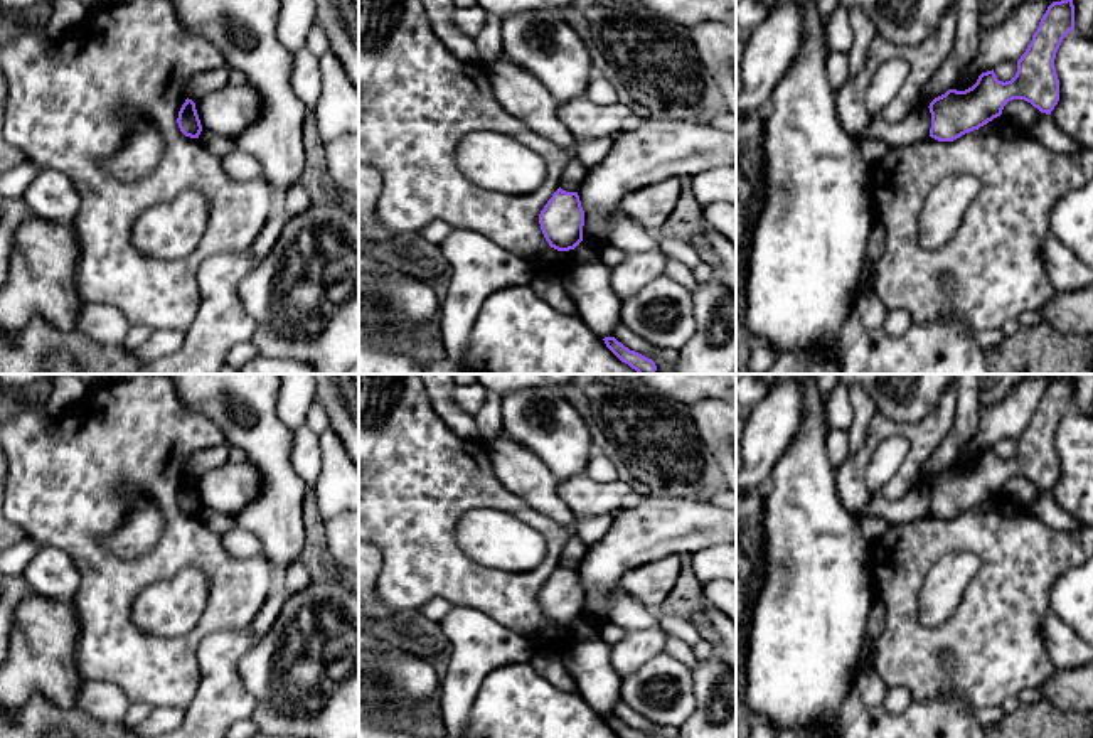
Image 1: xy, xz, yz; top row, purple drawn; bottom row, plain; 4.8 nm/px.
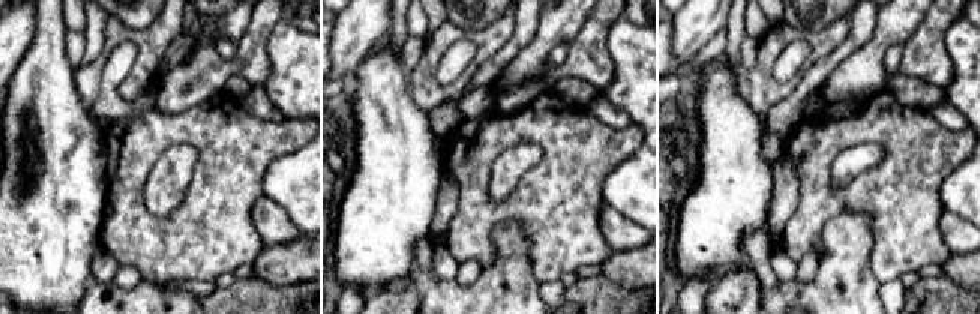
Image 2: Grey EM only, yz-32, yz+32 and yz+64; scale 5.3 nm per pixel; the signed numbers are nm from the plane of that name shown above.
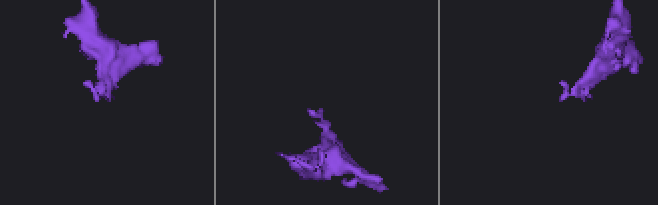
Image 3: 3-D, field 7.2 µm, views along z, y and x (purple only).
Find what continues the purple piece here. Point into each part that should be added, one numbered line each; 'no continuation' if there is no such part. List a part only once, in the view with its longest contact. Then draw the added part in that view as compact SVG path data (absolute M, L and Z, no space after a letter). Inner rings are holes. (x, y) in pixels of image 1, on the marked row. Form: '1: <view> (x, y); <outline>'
no continuation

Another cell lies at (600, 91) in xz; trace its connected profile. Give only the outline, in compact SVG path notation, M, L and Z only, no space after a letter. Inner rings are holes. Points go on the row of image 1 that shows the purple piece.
M594 74L591 78L584 98L600 106L618 103L618 96L613 84L600 74Z

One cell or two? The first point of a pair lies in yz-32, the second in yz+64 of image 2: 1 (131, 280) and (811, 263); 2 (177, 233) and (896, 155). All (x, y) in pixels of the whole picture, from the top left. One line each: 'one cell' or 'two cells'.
1: one cell
2: one cell

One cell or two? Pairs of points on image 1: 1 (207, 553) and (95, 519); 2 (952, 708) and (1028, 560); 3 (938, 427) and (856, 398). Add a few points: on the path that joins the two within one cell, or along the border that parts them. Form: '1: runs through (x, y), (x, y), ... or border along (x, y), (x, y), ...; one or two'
1: runs through (172, 553), (150, 568), (111, 568), (98, 555); one
2: border along (920, 700), (962, 696), (974, 708); two
3: border along (876, 410), (861, 447); two

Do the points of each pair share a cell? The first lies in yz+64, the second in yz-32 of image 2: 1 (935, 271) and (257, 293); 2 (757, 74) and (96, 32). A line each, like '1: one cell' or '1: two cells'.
1: two cells
2: two cells

